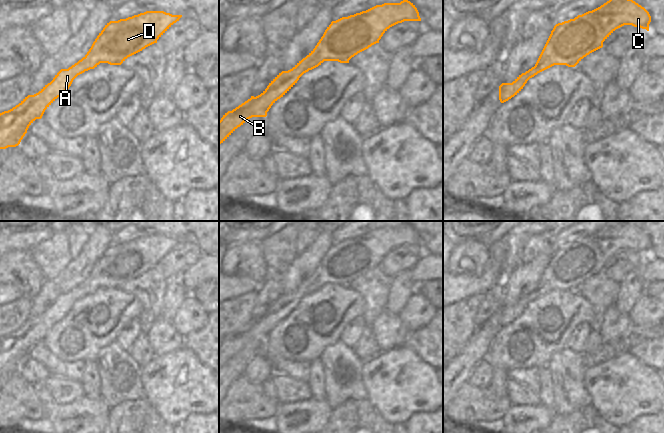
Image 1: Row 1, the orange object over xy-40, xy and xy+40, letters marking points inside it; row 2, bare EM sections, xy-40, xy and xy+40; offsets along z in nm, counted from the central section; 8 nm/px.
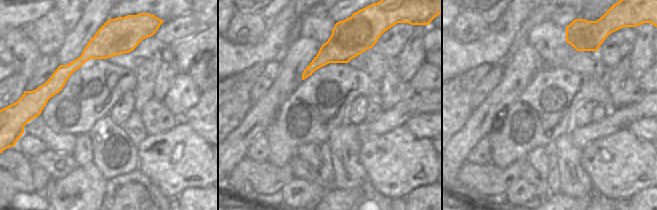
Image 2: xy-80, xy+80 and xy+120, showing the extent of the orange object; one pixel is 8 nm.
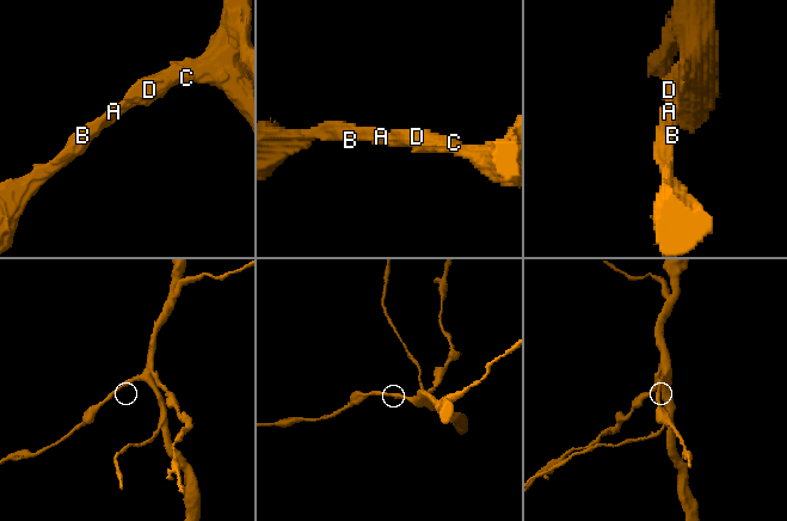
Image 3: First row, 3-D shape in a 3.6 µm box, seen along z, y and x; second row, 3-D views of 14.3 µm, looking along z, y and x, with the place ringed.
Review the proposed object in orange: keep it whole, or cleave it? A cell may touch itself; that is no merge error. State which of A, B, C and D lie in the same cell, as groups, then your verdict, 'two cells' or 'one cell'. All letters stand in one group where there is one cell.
groups A B C D; one cell

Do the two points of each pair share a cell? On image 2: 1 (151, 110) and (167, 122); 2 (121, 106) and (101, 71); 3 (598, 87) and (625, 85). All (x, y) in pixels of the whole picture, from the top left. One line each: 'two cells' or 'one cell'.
1: one cell
2: two cells
3: two cells

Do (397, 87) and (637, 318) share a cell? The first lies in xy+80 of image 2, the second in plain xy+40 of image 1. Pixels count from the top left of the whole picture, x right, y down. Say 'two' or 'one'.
two

